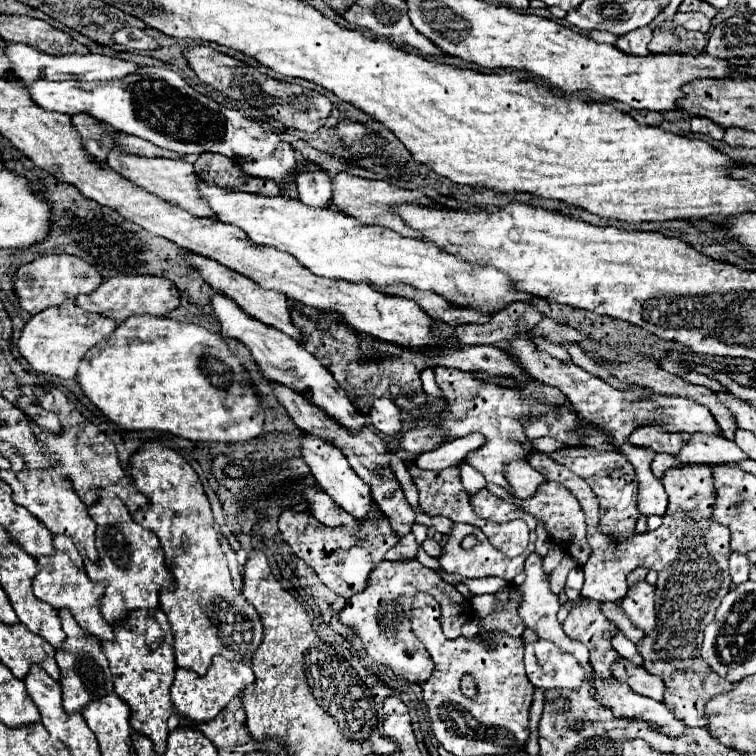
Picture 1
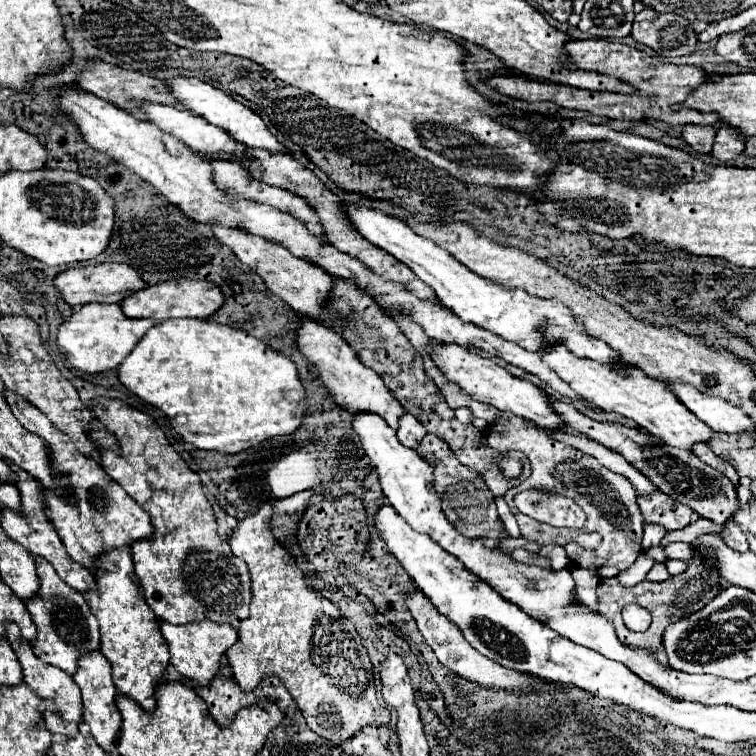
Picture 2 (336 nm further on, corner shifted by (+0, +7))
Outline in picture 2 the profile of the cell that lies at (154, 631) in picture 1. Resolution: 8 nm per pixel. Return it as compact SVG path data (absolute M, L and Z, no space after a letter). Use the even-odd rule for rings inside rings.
M130 547L102 553L96 563L98 591L86 593L86 601L100 623L100 651L112 665L112 679L120 693L132 697L142 709L154 711L154 691L168 667L168 645L160 635L160 625L154 611L148 609L142 597L142 585L134 573Z

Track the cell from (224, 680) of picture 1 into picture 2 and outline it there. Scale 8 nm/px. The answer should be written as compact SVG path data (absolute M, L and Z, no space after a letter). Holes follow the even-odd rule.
M166 621L160 623L162 637L168 643L170 649L170 661L176 667L178 673L182 673L186 679L190 679L196 685L208 685L210 679L220 669L220 659L226 653L228 647L232 647L238 641L238 633L232 625L214 623L214 621L198 621L198 623L186 623L186 625L170 625Z

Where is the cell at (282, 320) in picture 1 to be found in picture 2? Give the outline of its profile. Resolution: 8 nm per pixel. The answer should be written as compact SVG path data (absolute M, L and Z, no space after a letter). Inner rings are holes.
M302 317L302 325L298 329L298 349L304 353L308 361L316 365L318 381L330 391L334 401L344 407L346 411L358 415L358 413L376 413L382 419L386 419L394 429L398 429L398 419L406 413L394 393L384 385L382 377L368 369L360 359L358 353L332 329L324 327L322 323L314 319Z

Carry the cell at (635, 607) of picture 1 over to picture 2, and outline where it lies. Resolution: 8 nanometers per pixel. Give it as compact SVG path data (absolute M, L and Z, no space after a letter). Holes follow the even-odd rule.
M500 413L496 421L490 423L486 431L486 441L490 447L498 449L500 453L508 453L512 449L518 449L524 453L532 465L532 475L520 483L518 487L512 487L506 493L506 503L510 505L512 513L518 519L520 533L528 541L536 541L540 545L552 545L556 543L558 537L562 535L576 535L578 531L572 529L554 529L546 523L538 523L532 517L522 515L514 507L514 495L524 491L524 489L544 489L550 493L558 493L562 497L574 499L582 511L586 513L586 523L582 527L582 533L600 533L602 541L594 551L588 551L580 547L578 543L566 545L568 557L572 559L574 565L580 565L584 569L600 569L600 567L618 567L618 569L628 569L636 557L640 555L640 539L642 539L642 513L638 513L638 503L636 503L636 491L630 485L630 481L624 475L618 475L614 471L608 471L604 465L600 465L594 457L564 445L556 439L550 439L546 433L538 431L536 427L528 427L522 417L516 417L514 413Z

